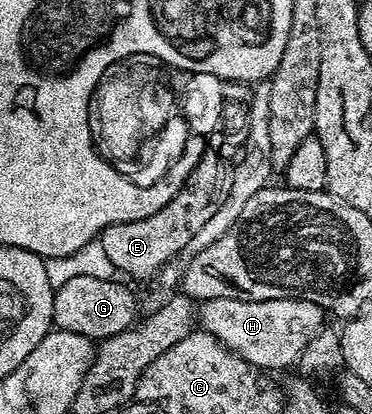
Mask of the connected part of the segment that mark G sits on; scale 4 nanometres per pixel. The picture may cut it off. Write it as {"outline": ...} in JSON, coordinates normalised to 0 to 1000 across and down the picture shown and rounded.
{"outline":[[[204,669],[145,698],[142,790],[161,802],[188,802],[272,826],[301,807],[358,792],[371,763],[371,725],[349,696],[315,686],[315,674]]]}

